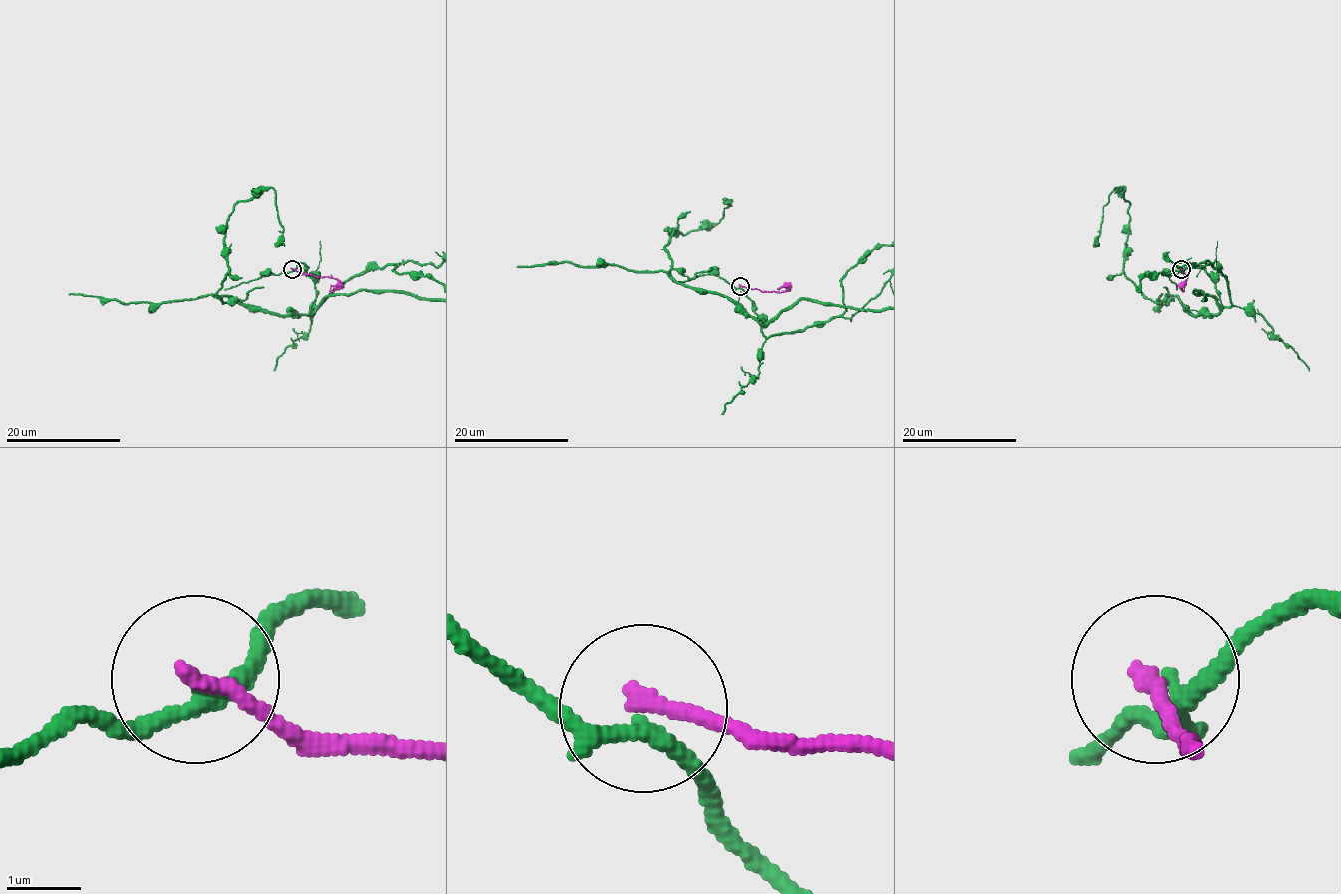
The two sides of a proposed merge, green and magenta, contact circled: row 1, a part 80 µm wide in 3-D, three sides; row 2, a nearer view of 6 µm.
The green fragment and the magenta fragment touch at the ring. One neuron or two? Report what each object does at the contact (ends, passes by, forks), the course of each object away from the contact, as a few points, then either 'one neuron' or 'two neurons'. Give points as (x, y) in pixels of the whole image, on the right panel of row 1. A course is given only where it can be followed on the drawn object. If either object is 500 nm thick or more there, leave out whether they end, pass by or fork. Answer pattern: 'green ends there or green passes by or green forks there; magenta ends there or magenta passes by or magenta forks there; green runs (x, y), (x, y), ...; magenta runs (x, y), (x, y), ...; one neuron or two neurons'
green passes by; magenta ends there; magenta runs (1181, 268), (1187, 278), (1181, 285), (1184, 291); two neurons

